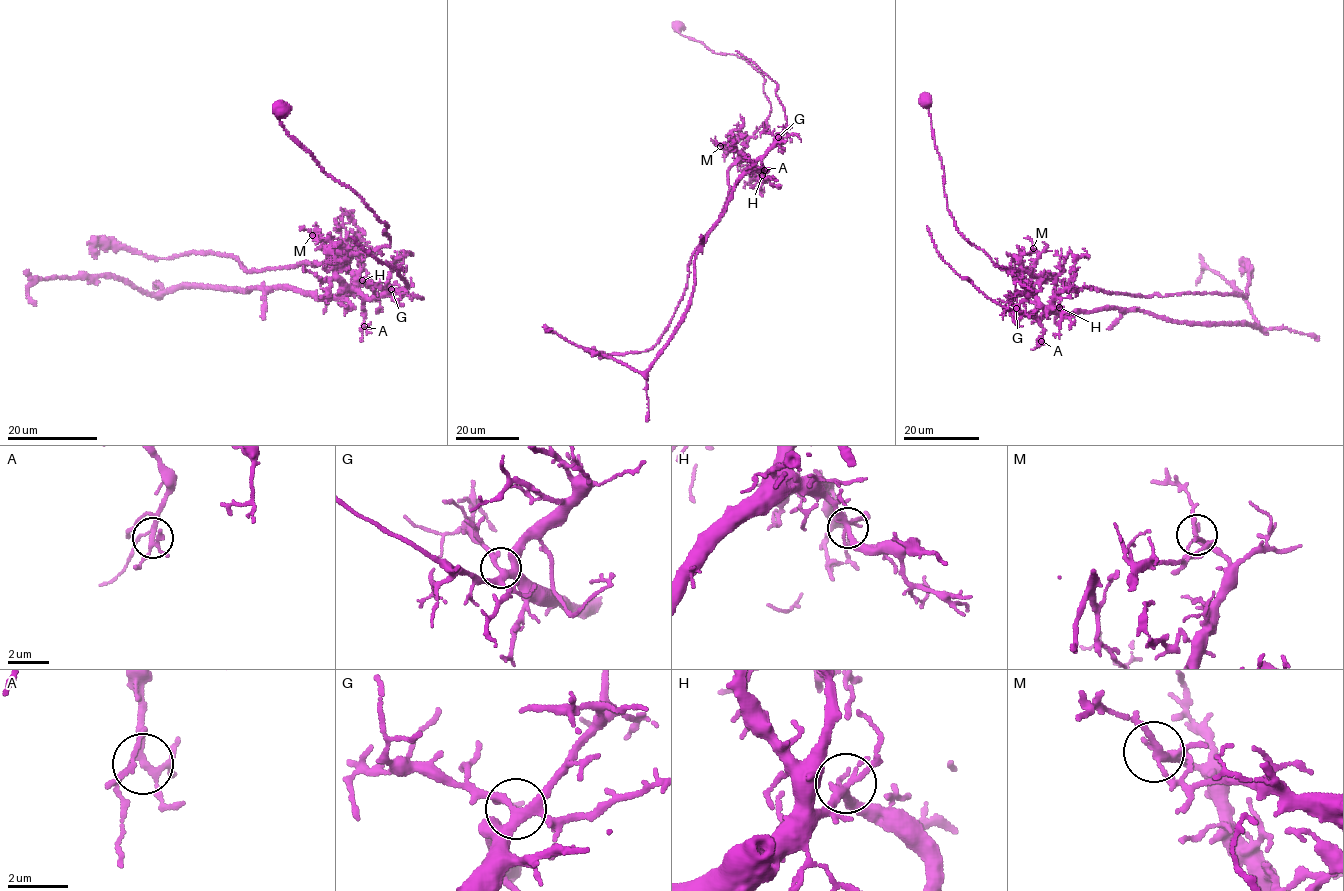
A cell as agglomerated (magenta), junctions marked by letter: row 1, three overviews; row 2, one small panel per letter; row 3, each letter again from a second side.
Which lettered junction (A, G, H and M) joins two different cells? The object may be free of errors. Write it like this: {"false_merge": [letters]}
{"false_merge": ["M"]}

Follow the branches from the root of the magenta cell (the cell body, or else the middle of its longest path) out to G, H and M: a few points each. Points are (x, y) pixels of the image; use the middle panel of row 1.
G: (679, 27), (711, 51), (744, 59), (763, 77), (770, 114), (740, 158), (760, 158), (778, 137)
H: (679, 27), (680, 34), (711, 51), (744, 59), (763, 77), (770, 114), (739, 156), (746, 157), (762, 175)
M: (679, 27), (680, 34), (711, 51), (744, 59), (763, 77), (770, 114), (751, 136), (736, 135), (720, 146)

